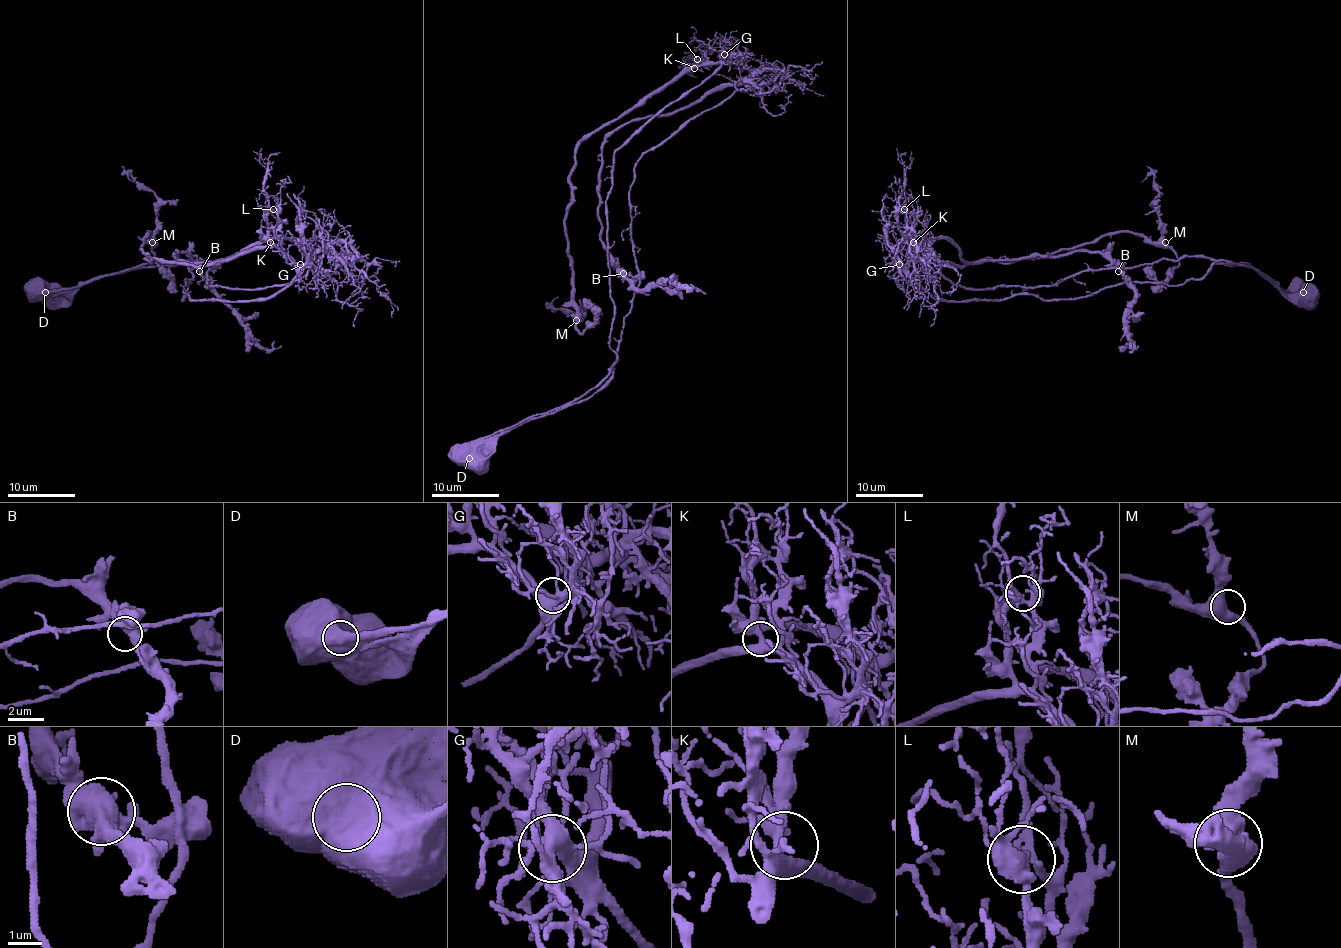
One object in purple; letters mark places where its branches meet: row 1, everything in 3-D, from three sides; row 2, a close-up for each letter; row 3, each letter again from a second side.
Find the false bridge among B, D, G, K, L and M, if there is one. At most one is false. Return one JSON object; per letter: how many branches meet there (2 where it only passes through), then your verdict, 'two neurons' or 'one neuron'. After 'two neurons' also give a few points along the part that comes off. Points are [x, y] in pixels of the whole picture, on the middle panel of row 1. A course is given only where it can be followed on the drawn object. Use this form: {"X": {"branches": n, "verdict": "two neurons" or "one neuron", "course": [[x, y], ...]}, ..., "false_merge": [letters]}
{"B": {"branches": 3, "verdict": "one neuron"}, "D": {"branches": 3, "verdict": "two neurons", "course": [[468, 459], [610, 373], [615, 152], [721, 64], [684, 68], [581, 142], [564, 218], [581, 312], [557, 297]]}, "G": {"branches": 4, "verdict": "one neuron"}, "K": {"branches": 3, "verdict": "one neuron"}, "L": {"branches": 4, "verdict": "one neuron"}, "M": {"branches": 4, "verdict": "one neuron"}, "false_merge": ["D"]}

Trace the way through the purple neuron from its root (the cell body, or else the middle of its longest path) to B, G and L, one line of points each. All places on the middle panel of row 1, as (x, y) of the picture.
B: (478, 462), (507, 428), (563, 410), (608, 373), (638, 283), (623, 273)
G: (478, 462), (507, 428), (563, 410), (610, 373), (613, 155), (708, 79), (724, 54)
L: (478, 462), (507, 428), (563, 410), (610, 373), (613, 155), (721, 66), (697, 59)

